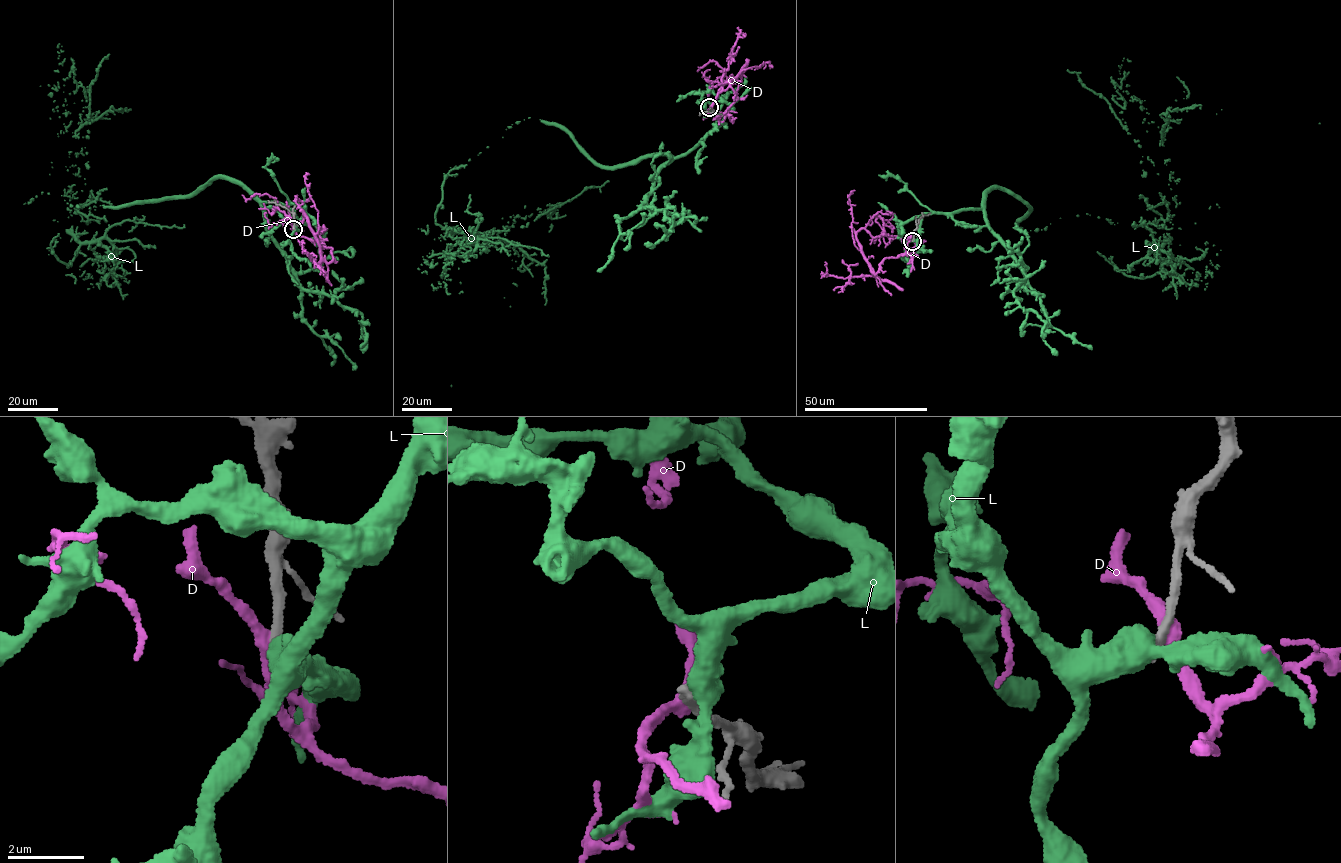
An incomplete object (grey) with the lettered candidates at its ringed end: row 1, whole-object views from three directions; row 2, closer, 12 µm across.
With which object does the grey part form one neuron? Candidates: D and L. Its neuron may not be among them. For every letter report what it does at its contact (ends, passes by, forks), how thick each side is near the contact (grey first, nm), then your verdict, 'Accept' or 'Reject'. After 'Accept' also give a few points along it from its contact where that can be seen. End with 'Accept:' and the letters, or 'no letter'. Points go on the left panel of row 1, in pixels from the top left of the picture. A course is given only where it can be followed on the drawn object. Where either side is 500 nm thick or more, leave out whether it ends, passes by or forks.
D: It passes by. Thickness 400 nm (grey) against 320 nm. Reject
L: Thickness 340 nm (grey) against 600 nm. Reject
Accept: no letter

